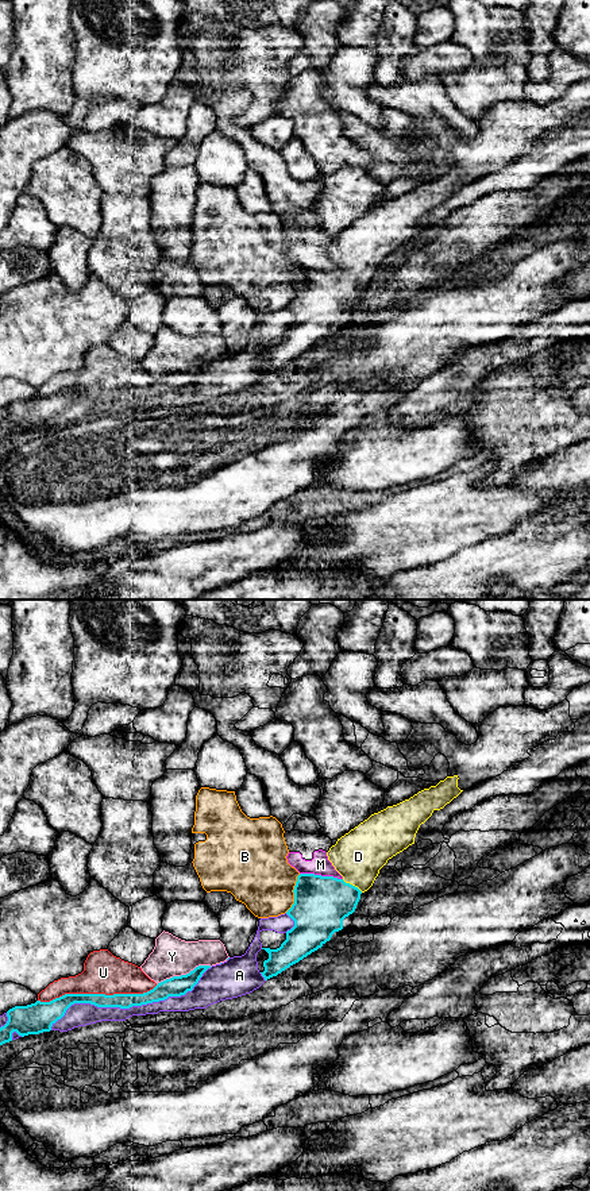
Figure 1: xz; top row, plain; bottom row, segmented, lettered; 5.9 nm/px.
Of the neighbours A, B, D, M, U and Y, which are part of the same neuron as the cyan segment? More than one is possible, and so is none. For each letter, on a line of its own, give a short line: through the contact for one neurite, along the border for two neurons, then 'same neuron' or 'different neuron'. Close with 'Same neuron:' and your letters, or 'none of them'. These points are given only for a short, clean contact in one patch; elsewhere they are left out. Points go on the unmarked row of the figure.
A: different neuron
B: line xz (300, 269), (293, 285), (293, 299), (285, 307); different neuron
D: line xz (320, 300), (338, 293), (351, 280), (358, 272), (358, 251); same neuron
M: line xz (300, 268), (332, 270), (342, 274); different neuron
U: different neuron
Y: different neuron
Same neuron: D

